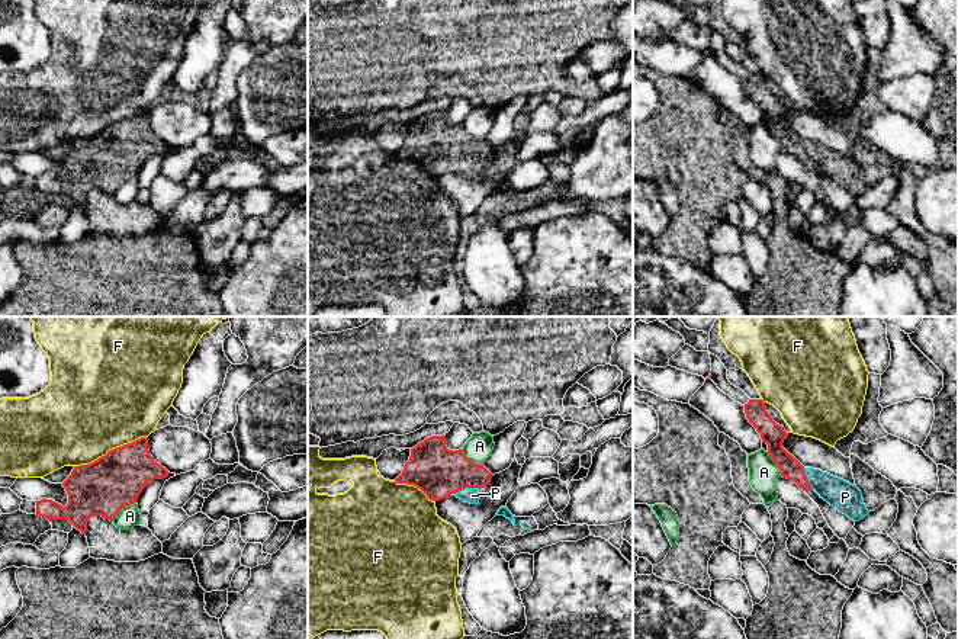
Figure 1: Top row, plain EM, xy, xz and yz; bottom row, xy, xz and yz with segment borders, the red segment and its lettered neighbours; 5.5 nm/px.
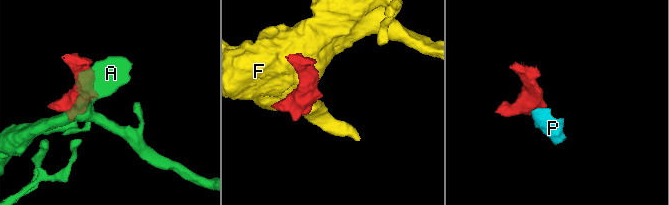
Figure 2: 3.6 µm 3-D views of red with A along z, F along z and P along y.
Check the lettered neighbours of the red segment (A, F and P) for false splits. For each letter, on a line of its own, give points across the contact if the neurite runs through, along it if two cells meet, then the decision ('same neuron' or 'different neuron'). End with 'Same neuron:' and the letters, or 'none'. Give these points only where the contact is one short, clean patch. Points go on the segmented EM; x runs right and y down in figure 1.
A: different neuron
F: different neuron
P: across xz (439, 472), (452, 472), (466, 487), (472, 495) | same neuron
Same neuron: P

